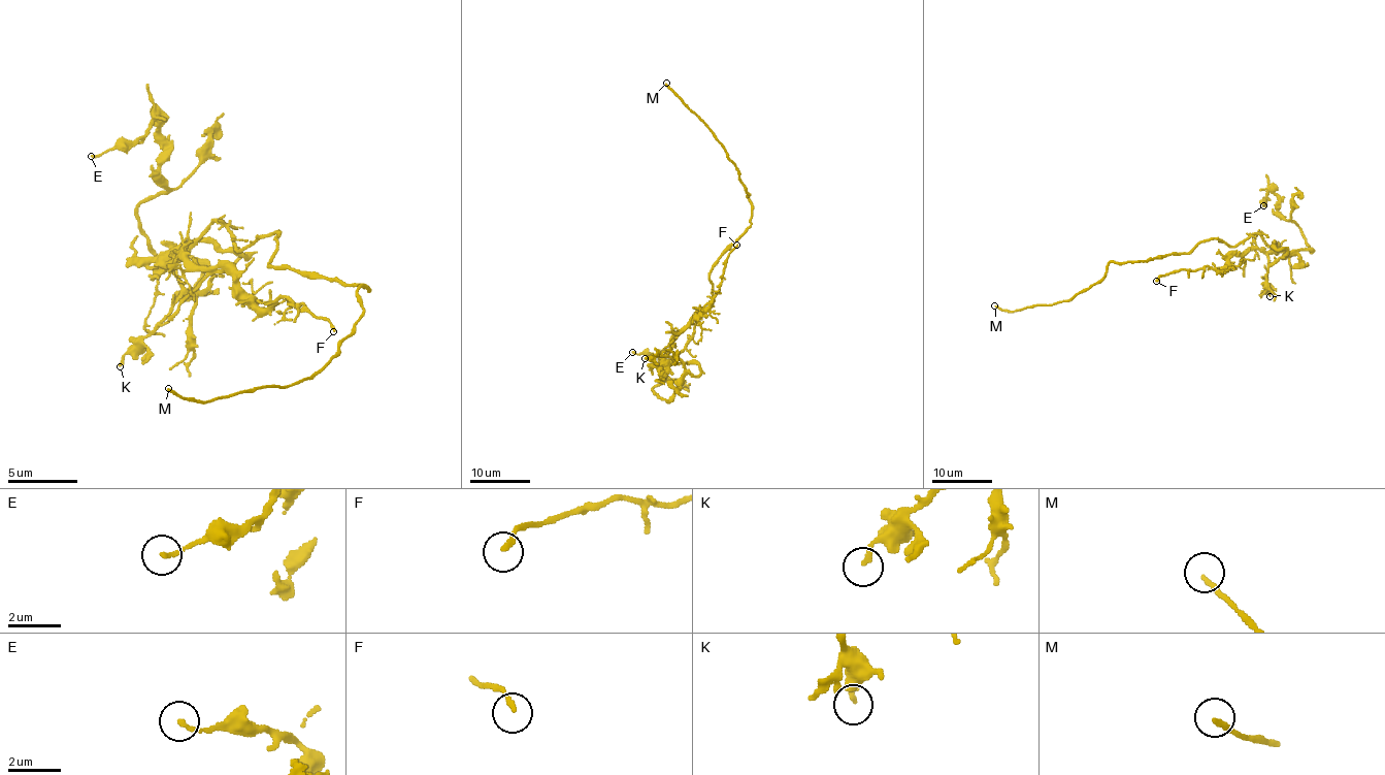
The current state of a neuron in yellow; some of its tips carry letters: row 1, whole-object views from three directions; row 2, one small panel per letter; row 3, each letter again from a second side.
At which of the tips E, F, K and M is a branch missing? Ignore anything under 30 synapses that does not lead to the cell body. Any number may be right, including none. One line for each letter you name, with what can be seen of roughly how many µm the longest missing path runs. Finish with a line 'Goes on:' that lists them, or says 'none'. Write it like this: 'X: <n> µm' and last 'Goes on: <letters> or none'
M: 9 µm
Goes on: M

